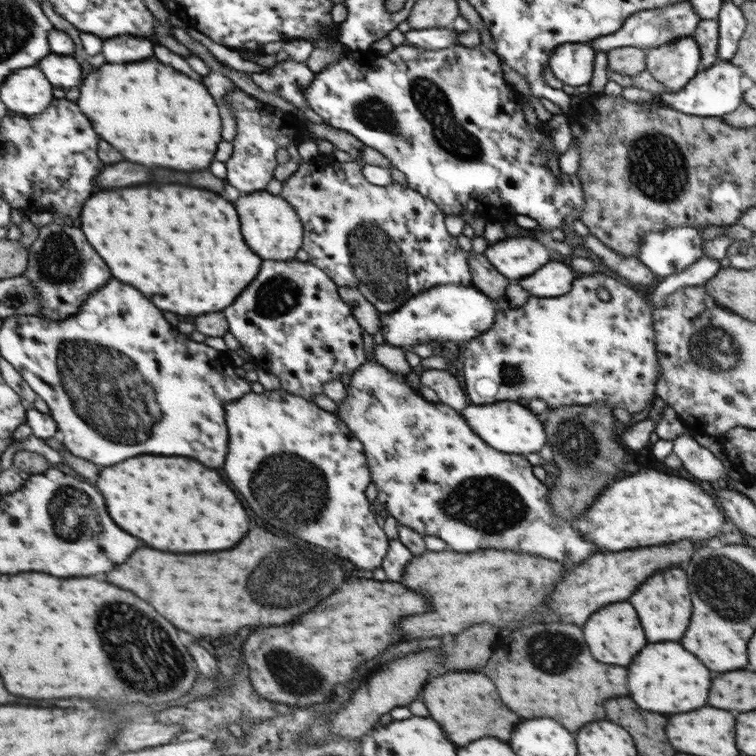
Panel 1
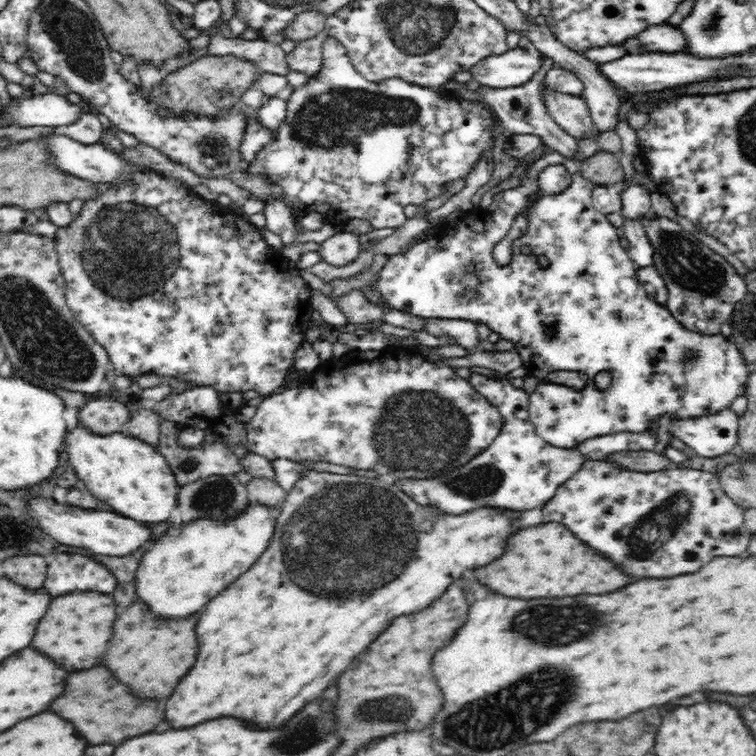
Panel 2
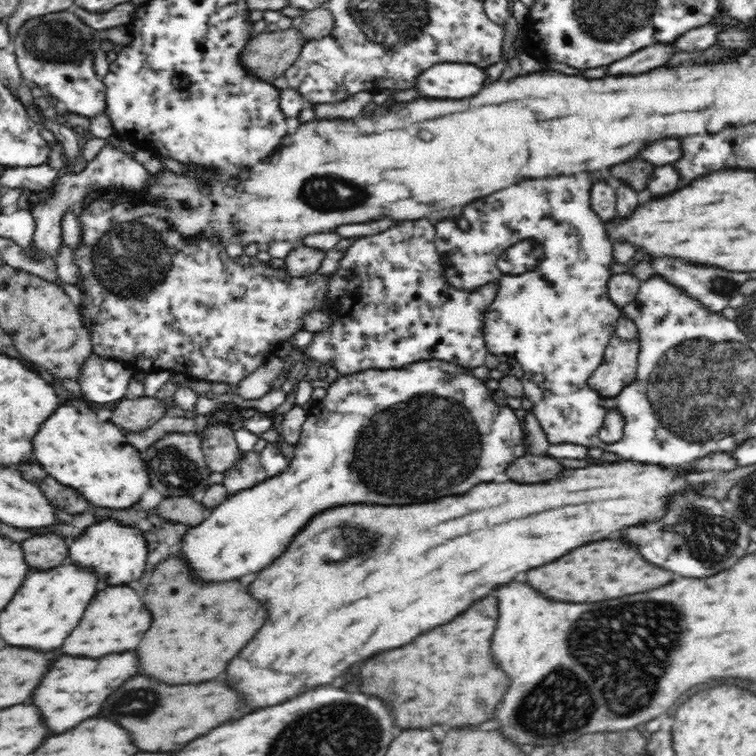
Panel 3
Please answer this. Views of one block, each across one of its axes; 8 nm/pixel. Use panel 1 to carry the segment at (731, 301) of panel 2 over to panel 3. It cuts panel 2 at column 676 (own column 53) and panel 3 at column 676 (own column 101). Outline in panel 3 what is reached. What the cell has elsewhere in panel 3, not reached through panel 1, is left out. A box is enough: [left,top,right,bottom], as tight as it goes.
[648,258,748,313]

